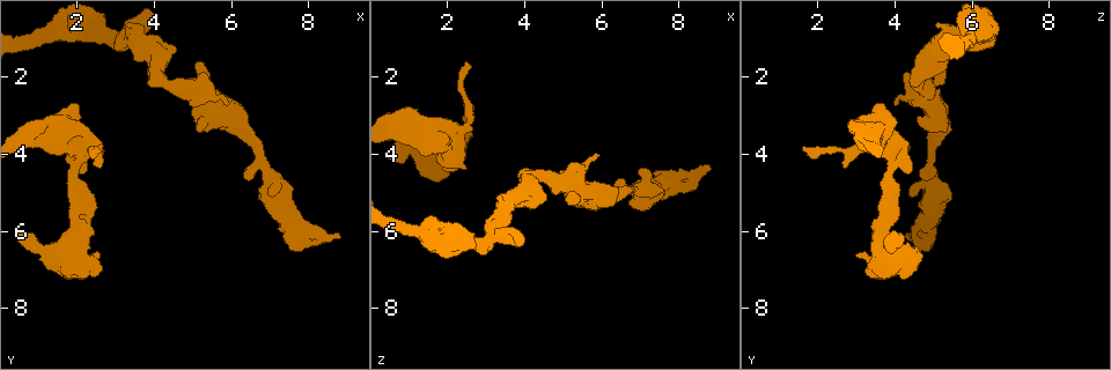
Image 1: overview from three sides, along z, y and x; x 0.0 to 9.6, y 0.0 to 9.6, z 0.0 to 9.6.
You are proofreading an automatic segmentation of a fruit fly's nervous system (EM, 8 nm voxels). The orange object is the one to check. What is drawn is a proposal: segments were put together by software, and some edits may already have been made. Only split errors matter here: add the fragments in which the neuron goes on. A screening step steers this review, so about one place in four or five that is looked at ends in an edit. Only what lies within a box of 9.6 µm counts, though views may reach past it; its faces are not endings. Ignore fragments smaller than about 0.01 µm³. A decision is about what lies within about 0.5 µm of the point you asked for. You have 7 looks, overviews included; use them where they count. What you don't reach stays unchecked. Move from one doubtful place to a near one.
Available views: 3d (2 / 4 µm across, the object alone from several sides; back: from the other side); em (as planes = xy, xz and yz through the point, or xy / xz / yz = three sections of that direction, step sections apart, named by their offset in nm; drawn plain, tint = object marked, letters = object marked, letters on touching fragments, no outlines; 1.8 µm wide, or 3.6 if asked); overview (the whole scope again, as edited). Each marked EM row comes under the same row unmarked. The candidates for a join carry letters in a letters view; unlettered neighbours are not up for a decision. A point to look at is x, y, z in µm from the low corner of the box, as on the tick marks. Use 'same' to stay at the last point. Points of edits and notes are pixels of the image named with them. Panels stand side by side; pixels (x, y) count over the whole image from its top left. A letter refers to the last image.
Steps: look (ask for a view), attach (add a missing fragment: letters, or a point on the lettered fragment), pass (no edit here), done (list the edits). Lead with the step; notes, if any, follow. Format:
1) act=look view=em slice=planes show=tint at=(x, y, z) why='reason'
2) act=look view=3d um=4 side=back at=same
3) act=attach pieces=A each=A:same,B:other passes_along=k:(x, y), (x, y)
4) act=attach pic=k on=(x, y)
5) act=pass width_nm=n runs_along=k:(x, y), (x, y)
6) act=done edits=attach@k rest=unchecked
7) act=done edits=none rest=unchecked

act=look view=3d um=2 at=(2.25, 7.25, 3.60)

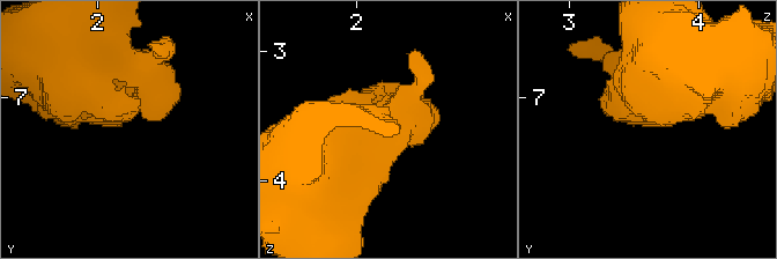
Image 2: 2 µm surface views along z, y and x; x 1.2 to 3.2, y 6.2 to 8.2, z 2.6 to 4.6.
act=look view=em um=3.6 slice=planes show=tint at=(2.20, 7.22, 3.52) why='now the EM'

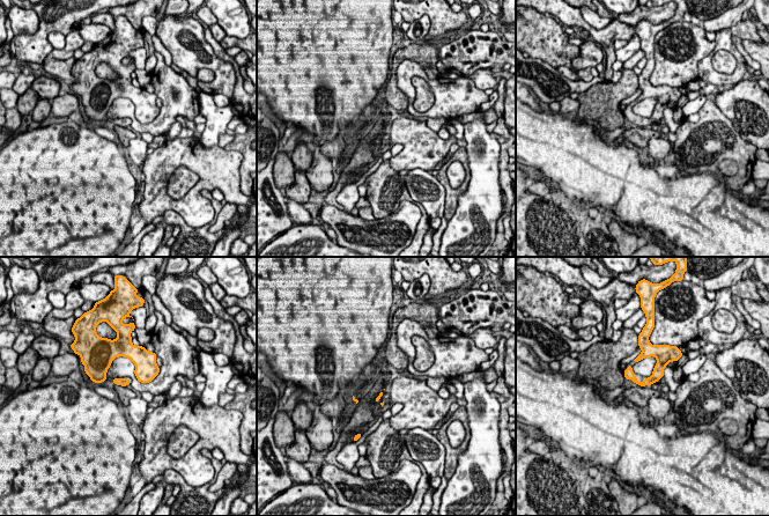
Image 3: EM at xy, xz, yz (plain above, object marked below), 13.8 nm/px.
act=look view=em um=3.6 slice=planes show=letters at=same why='what lies round it'

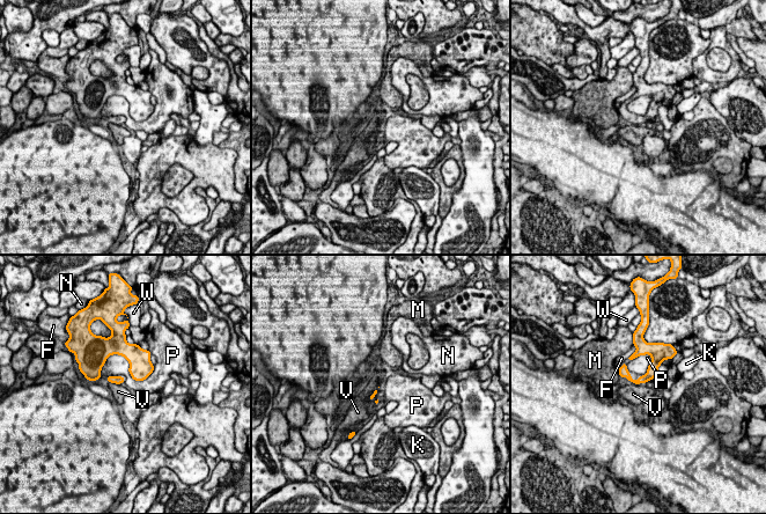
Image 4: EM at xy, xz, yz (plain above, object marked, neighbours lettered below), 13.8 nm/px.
act=pass each=F:other,K:other,M:other,N:other,P:other,V:other,W:other border=4:(376, 389), (373, 398), (375, 403) found='no lettered fragment goes on from it'

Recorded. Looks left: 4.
act=look view=em slice=xz step=8 show=letters at=(1.55, 3.20, 3.40) why='calibre changes'

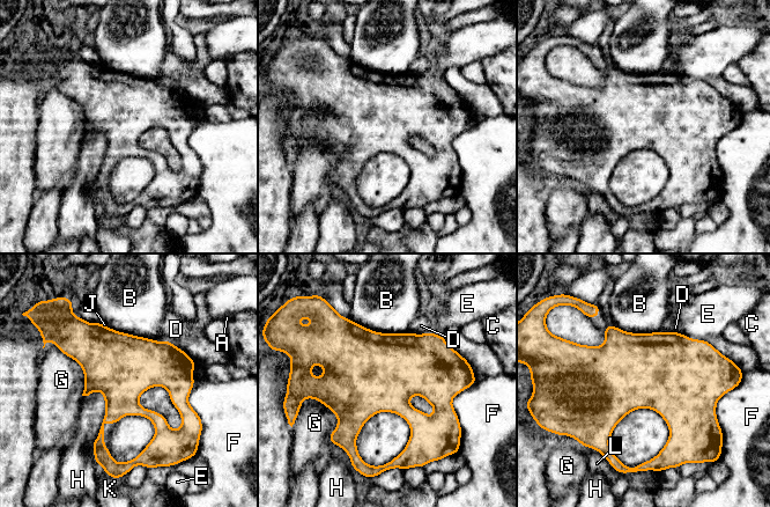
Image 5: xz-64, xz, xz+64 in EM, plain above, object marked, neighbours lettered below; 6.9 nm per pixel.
act=pass width_nm=460 each=A:other,B:other,C:other,D:other,E:other,F:other,G:other,H:other,J:other,K:other,L:other border=5:(96, 389), (104, 418), (93, 455) found='no lettered fragment goes on from it'

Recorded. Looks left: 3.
act=look view=3d um=4 at=(2.50, 3.90, 1.55) why='branch stops here'

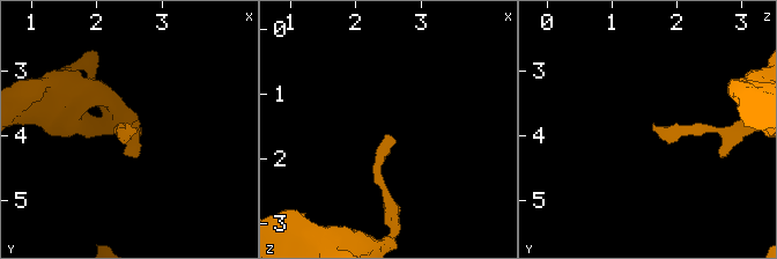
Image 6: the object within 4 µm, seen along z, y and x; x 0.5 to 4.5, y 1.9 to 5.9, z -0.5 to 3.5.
act=look view=em slice=xy step=8 show=tint at=(2.50, 3.85, 1.60) why='shape alone is not enough'

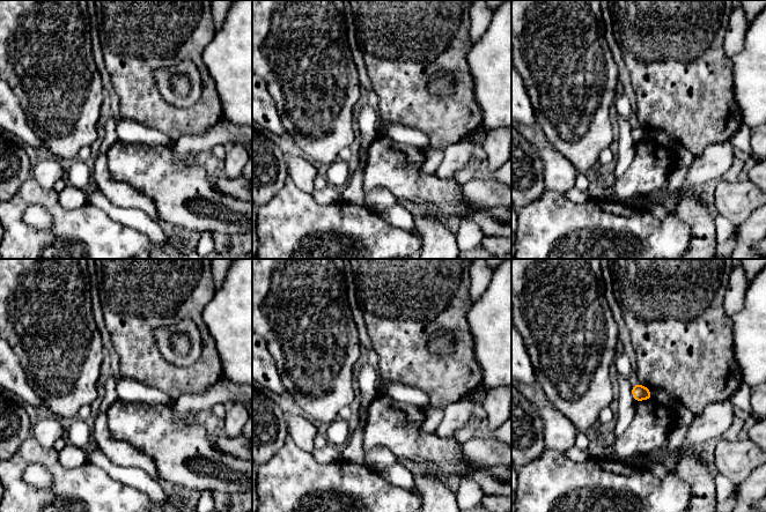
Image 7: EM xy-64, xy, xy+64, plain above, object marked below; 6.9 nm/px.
act=look view=em slice=planes show=letters at=same why='cut it another way'

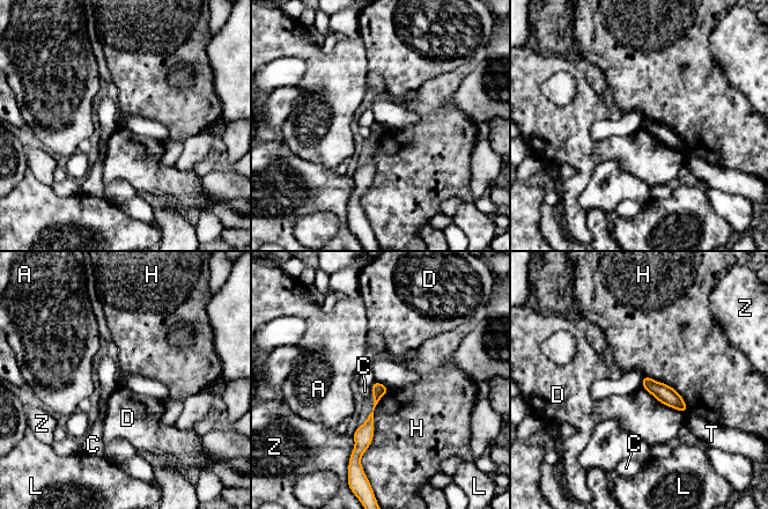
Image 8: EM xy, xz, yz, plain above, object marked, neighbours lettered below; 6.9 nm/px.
act=pass each=A:other,C:other,D:other,H:other,L:other,T:other,Z:other border=8:(389, 390), (360, 458) found='no lettered fragment goes on from it'

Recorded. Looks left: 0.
act=done edits=none rest=unchecked

